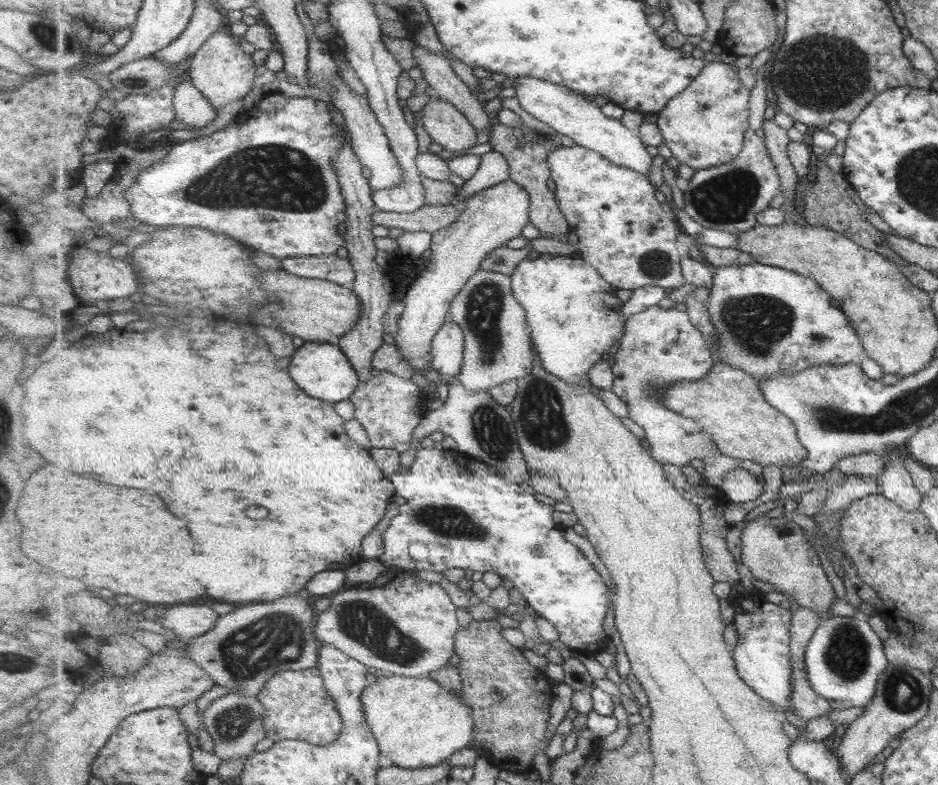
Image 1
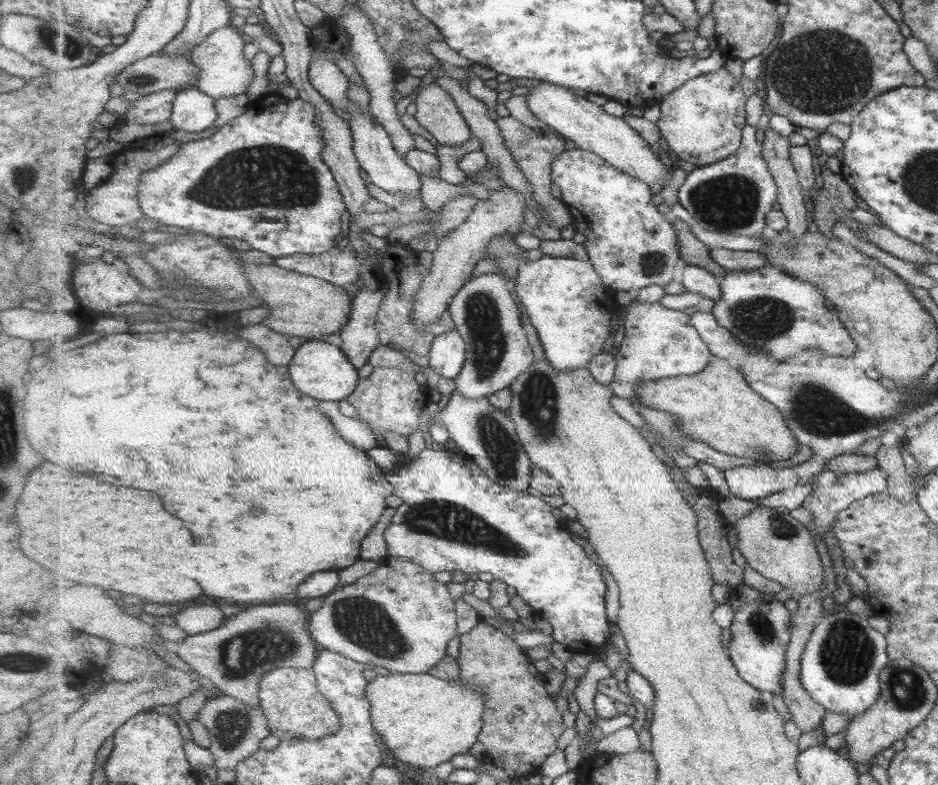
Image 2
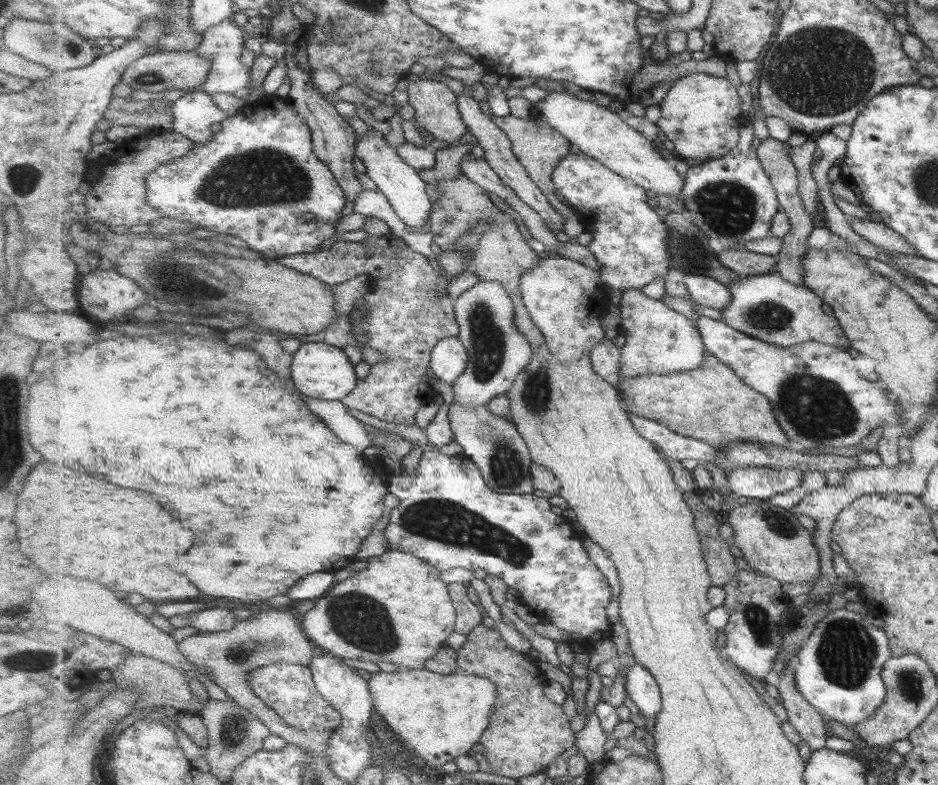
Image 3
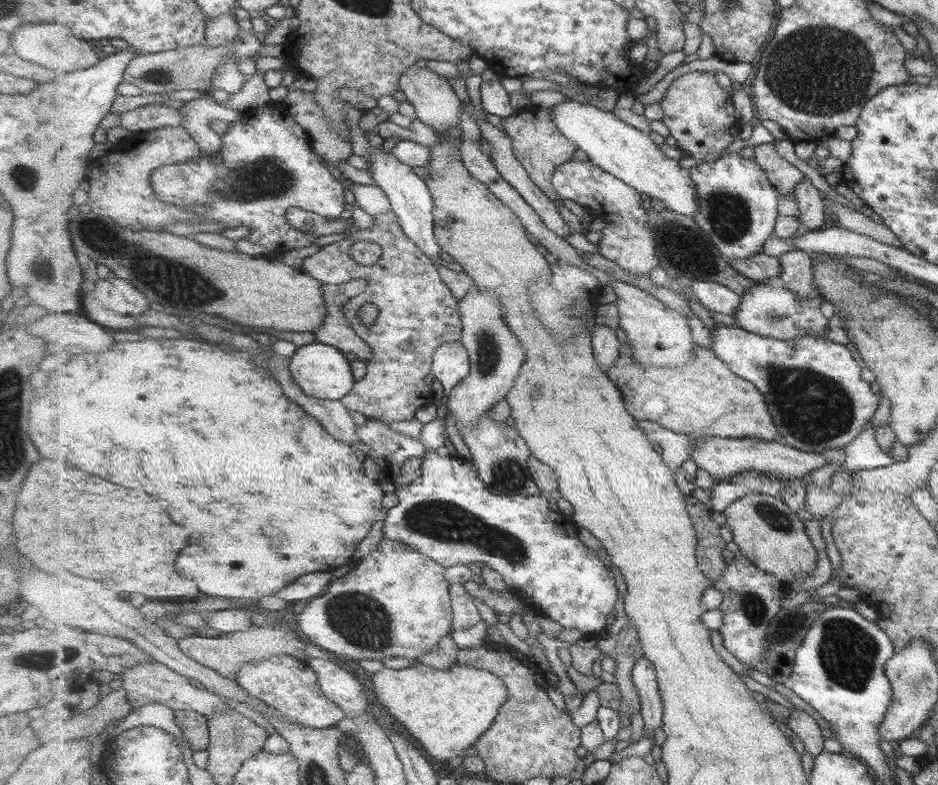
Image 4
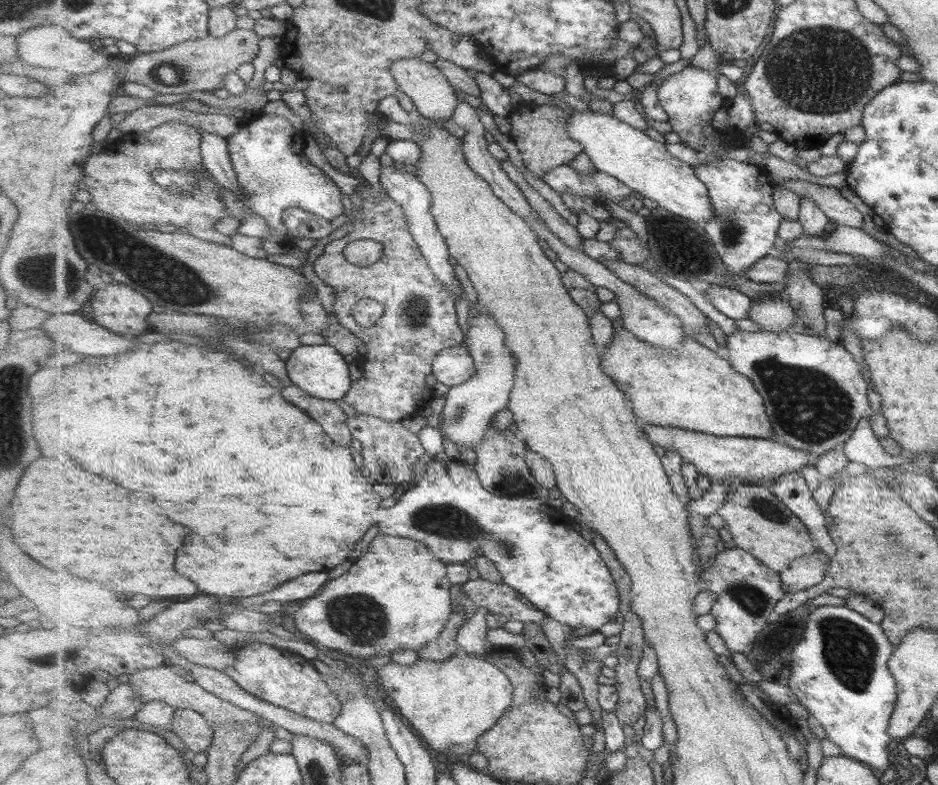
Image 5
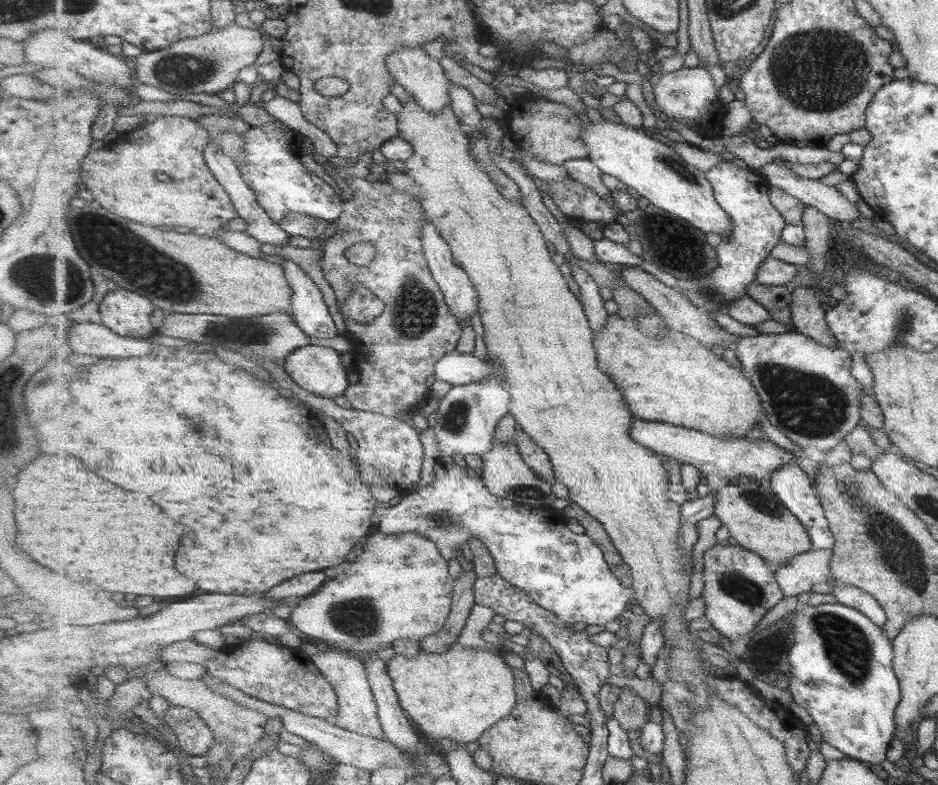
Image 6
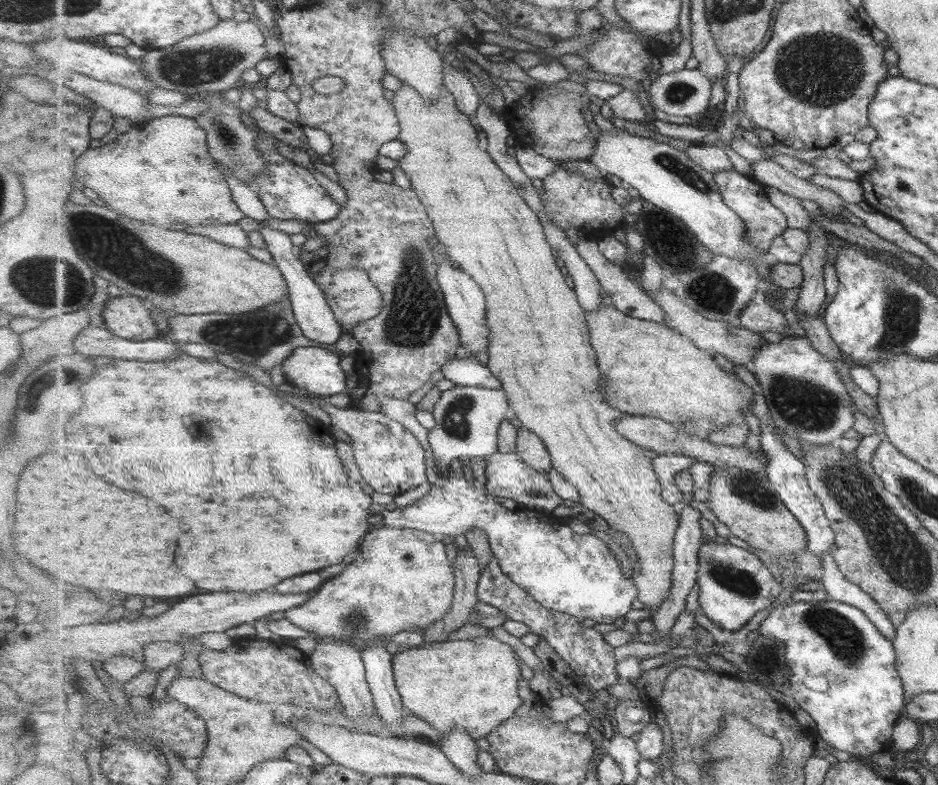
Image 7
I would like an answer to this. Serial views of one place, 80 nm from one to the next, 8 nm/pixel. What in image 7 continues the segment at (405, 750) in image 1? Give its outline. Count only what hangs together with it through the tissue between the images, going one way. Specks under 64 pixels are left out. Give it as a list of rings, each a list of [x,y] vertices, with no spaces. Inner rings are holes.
[[[490,633],[486,637],[434,642],[397,652],[394,655],[394,675],[402,701],[410,712],[430,722],[431,726],[443,734],[452,730],[466,730],[471,738],[479,740],[513,717],[523,704],[518,693],[521,678],[518,659],[509,644],[501,642]]]

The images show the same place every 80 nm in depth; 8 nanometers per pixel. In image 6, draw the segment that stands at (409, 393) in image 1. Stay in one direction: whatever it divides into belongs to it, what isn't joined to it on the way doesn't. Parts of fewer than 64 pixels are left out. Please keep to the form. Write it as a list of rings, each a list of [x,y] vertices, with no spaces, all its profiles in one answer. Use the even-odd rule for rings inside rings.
[[[343,177],[347,178],[353,197],[345,202],[342,216],[335,221],[329,221],[329,224],[337,225],[337,233],[327,239],[320,267],[338,304],[347,302],[354,284],[366,286],[386,304],[385,312],[371,324],[363,324],[343,316],[348,334],[353,338],[359,354],[368,360],[367,363],[357,363],[360,378],[355,385],[350,386],[344,396],[353,409],[395,417],[402,410],[418,410],[428,400],[430,391],[425,380],[435,374],[437,361],[457,348],[461,340],[461,324],[458,316],[450,309],[443,289],[431,275],[430,263],[427,262],[421,238],[421,229],[426,221],[425,210],[419,199],[381,182],[369,182],[365,177]],[[360,242],[373,243],[377,247],[376,259],[369,266],[358,267],[346,257],[347,249]]]

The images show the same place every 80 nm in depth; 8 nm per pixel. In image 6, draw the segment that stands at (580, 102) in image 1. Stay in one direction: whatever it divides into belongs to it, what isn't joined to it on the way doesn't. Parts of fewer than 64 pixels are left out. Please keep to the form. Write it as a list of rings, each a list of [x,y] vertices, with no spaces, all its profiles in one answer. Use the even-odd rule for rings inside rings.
[[[609,120],[590,122],[583,130],[583,139],[590,150],[588,158],[601,170],[624,182],[628,187],[647,198],[651,204],[688,220],[693,226],[706,232],[710,241],[730,235],[732,220],[718,203],[714,186],[704,171],[685,159],[673,148],[634,127],[613,124]]]

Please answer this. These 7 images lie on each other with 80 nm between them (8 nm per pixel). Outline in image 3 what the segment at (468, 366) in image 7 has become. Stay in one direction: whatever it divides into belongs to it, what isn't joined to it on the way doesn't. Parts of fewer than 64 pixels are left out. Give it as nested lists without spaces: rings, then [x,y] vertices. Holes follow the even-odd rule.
[[[447,337],[431,350],[430,372],[453,386],[455,379],[465,372],[469,362],[468,350],[459,337]]]

